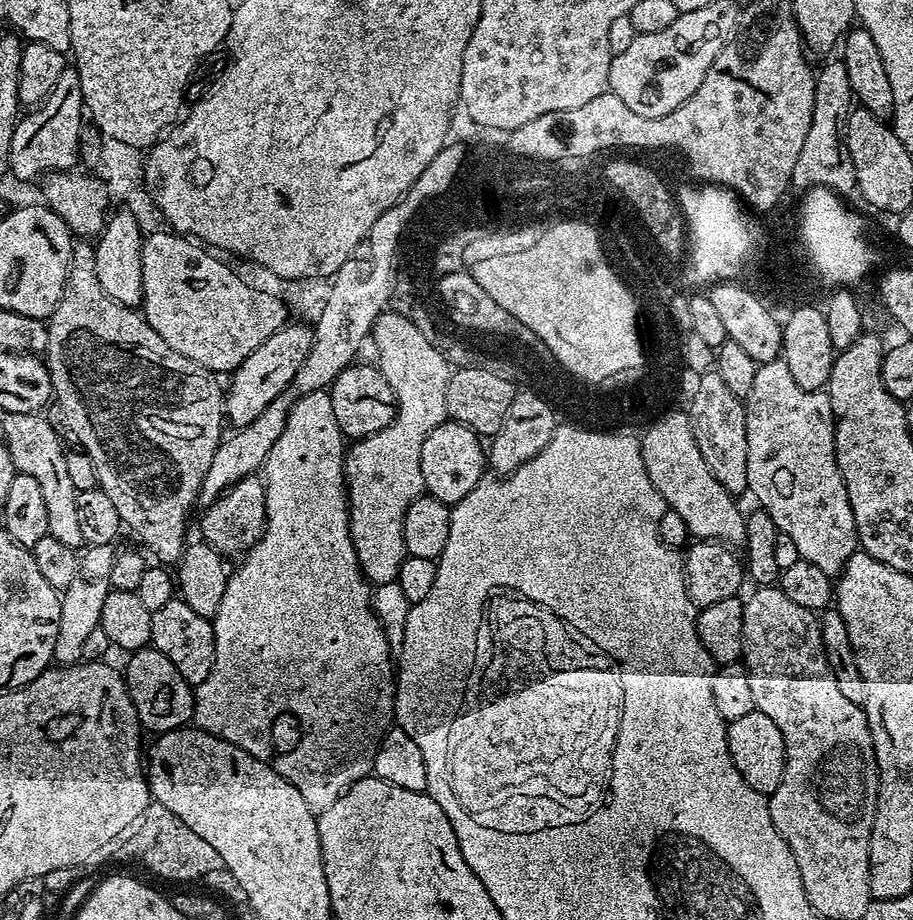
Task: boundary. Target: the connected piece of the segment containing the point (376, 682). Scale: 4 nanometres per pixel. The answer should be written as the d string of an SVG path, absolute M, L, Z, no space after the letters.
M327 391L311 392L300 396L292 405L288 414L286 430L282 430L282 438L274 442L274 450L264 459L262 483L264 485L264 532L253 542L252 547L243 553L240 565L231 569L225 586L225 593L218 603L215 615L211 617L214 630L214 658L212 669L206 682L195 685L194 703L192 705L192 720L195 727L203 732L214 734L259 760L265 759L270 745L268 735L274 718L280 712L292 712L298 718L304 733L294 750L283 753L280 761L275 761L276 771L281 772L286 779L302 794L306 806L319 814L326 811L338 800L344 791L354 782L364 780L373 775L372 763L376 757L376 747L384 737L387 729L394 724L394 648L389 644L382 626L372 609L372 588L368 579L362 574L358 558L354 554L354 542L350 538L348 525L348 490L344 487L344 453L346 437L340 431L338 418L334 418L334 406L331 395Z

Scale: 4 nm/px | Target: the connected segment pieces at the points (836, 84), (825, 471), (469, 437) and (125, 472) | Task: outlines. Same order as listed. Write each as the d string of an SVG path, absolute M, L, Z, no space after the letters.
M843 59L828 60L815 73L814 108L810 118L810 130L806 130L806 142L802 142L802 151L790 181L793 189L807 190L814 187L826 187L837 194L856 192L854 166L842 143L842 121L854 104L850 90L850 78L846 78L846 66Z
M777 358L757 367L754 374L754 382L751 383L750 390L747 396L743 397L742 403L744 405L744 421L746 422L746 478L748 479L748 492L751 495L756 495L756 504L773 519L777 533L784 533L790 536L791 541L797 546L801 560L814 562L814 566L818 566L818 570L822 570L822 574L833 578L839 577L840 571L844 568L848 559L858 550L858 541L856 539L856 527L854 526L854 512L850 510L850 498L846 494L844 479L838 470L838 462L836 461L836 443L834 442L836 423L832 420L832 407L830 406L830 398L827 391L811 392L810 390L802 390L802 386L798 386L794 382L794 378L791 377L790 368L786 366L783 358Z
M445 422L430 430L426 442L422 442L422 478L427 495L438 498L443 504L455 506L485 476L486 448L474 430L455 422Z
M80 238L72 245L72 257L68 263L66 282L62 290L62 298L58 306L53 310L52 315L46 321L48 330L48 346L46 349L46 363L48 373L52 379L52 391L55 403L60 403L60 416L64 419L66 427L72 431L72 436L77 440L79 447L94 462L96 471L96 483L105 494L114 502L114 510L118 510L118 518L125 529L128 528L140 539L139 547L149 557L153 556L155 563L160 566L175 566L180 560L186 545L184 538L184 527L187 526L188 510L197 501L200 493L200 486L204 481L206 470L210 468L210 462L214 460L214 454L218 450L222 439L220 423L225 423L224 400L222 397L222 384L219 384L217 377L209 372L207 368L198 366L198 362L190 362L178 350L174 350L144 319L143 315L136 308L128 308L125 304L114 302L98 286L98 278L94 270L94 248L87 239Z

